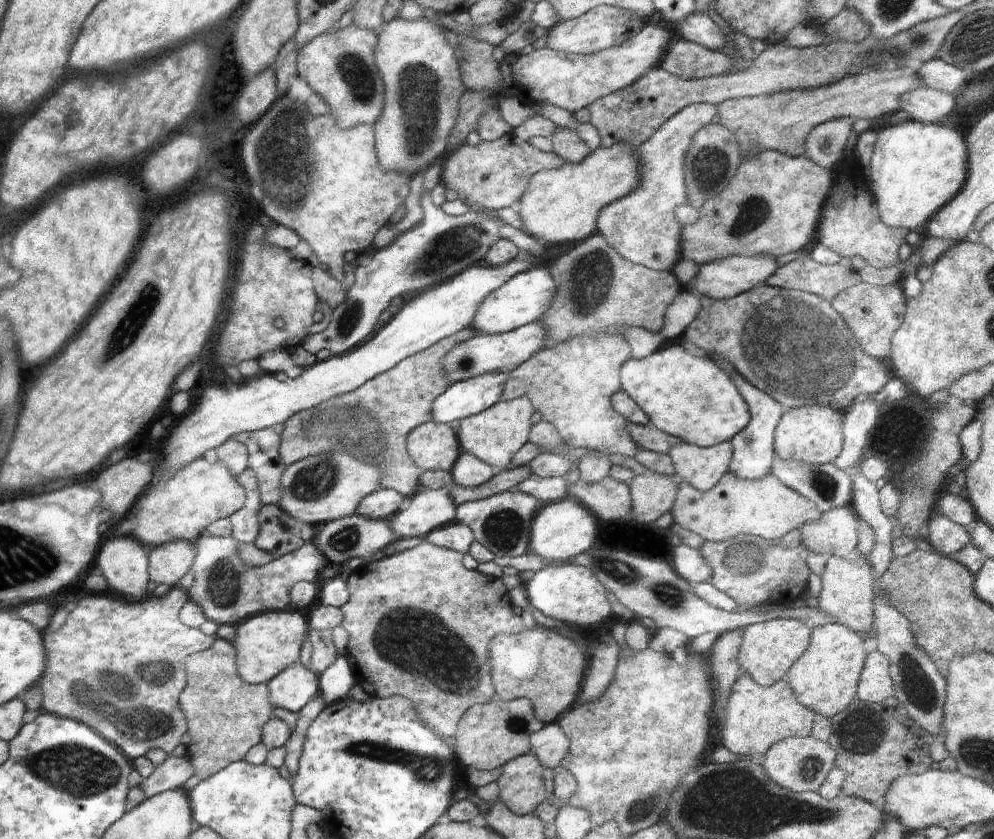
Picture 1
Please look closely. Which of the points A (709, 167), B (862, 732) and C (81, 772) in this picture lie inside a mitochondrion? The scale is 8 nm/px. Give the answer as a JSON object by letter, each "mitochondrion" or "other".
{"A":"mitochondrion","B":"mitochondrion","C":"mitochondrion"}

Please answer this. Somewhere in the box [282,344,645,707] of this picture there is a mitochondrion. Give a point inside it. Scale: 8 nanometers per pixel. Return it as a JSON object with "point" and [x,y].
{"point":[415,641]}

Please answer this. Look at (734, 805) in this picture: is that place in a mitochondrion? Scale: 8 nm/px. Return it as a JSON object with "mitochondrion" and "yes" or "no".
{"mitochondrion":"yes"}

